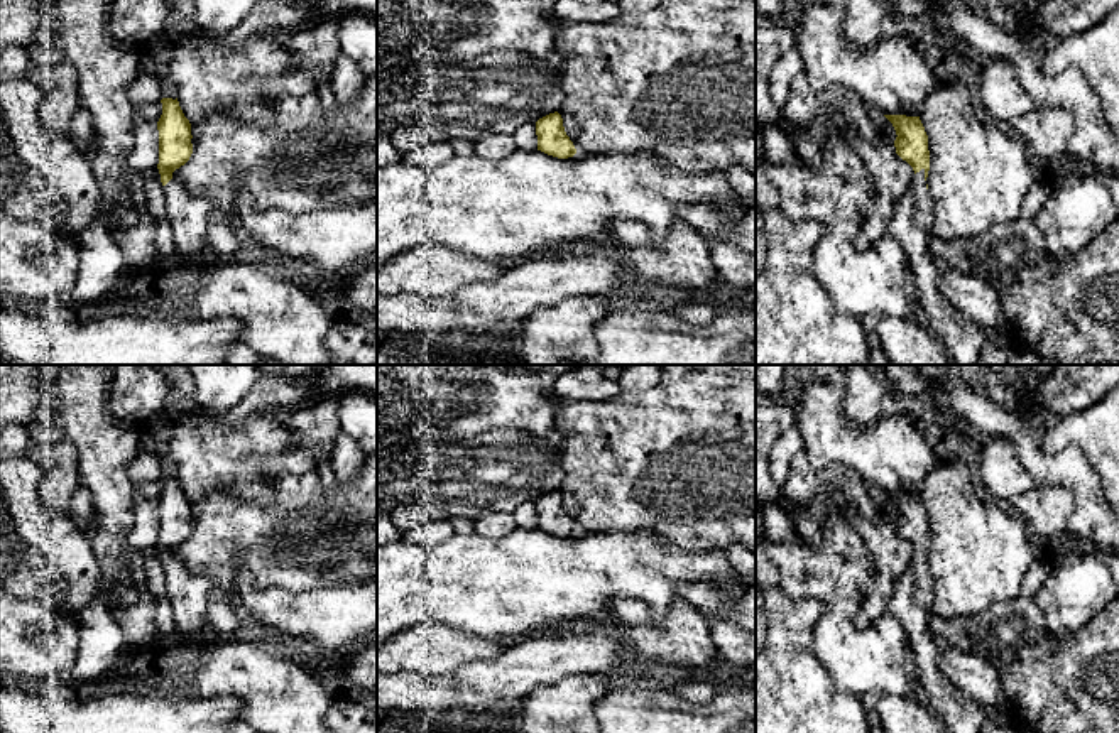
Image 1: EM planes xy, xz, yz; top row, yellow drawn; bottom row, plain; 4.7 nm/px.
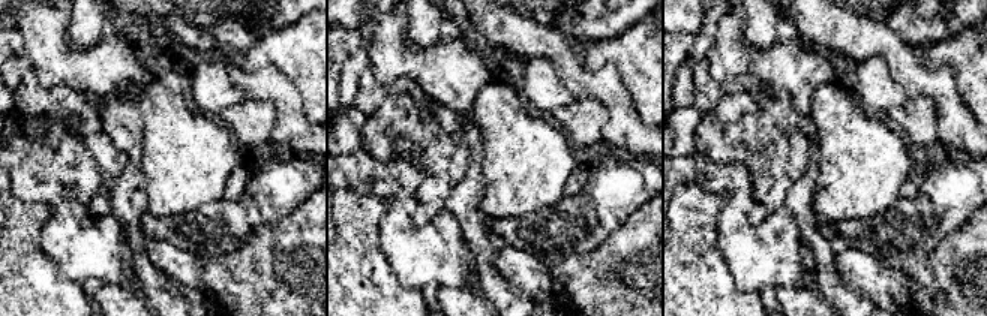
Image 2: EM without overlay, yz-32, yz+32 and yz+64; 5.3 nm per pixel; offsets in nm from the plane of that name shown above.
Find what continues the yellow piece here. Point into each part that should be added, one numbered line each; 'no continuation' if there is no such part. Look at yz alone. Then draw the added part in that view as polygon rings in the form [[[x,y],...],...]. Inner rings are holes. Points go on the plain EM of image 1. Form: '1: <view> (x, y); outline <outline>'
1: yz (911, 598); outline [[[921,547],[892,591],[889,615],[901,622],[908,635],[923,703],[943,721],[947,733],[979,733],[987,718],[982,704],[967,698],[938,667],[940,647],[928,623],[931,601],[933,581]]]

